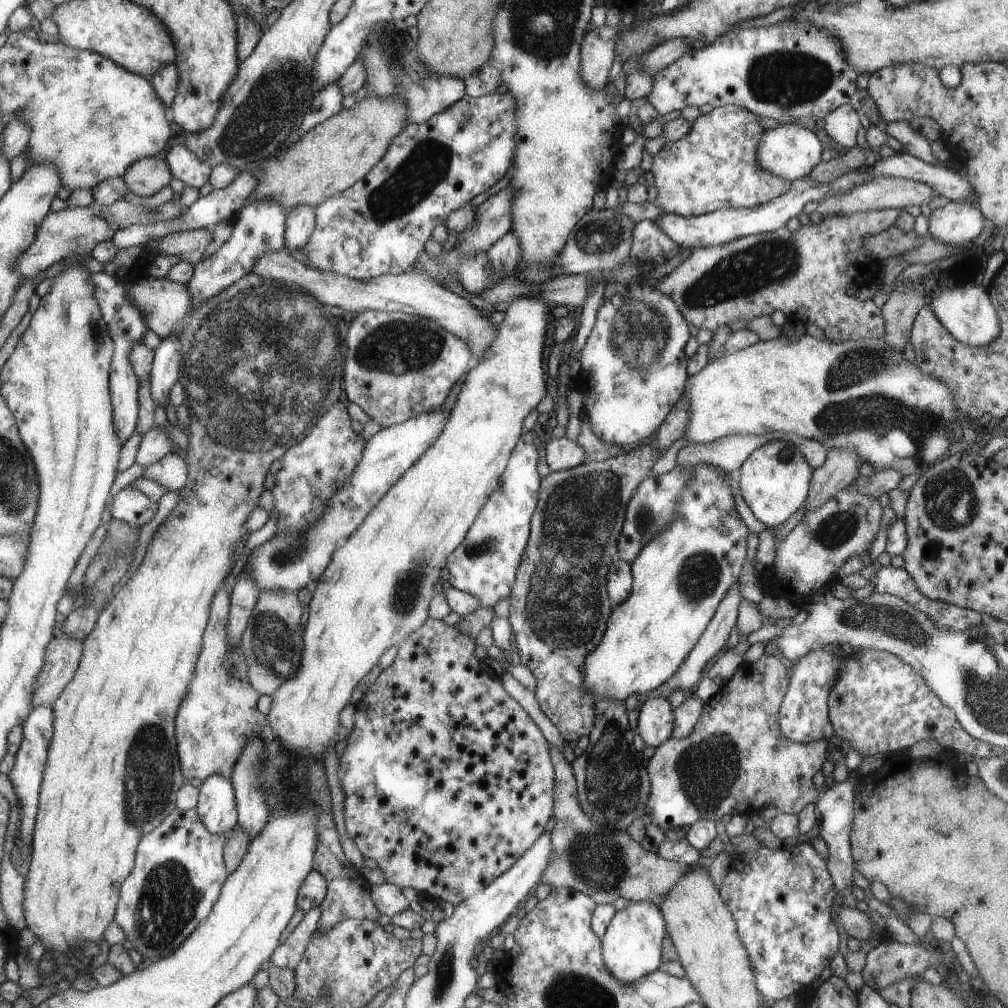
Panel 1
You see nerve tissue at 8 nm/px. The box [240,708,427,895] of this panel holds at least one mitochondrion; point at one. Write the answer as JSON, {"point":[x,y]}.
{"point":[281,789]}

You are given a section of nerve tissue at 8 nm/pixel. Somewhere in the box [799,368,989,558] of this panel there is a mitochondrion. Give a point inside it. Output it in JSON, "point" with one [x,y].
{"point":[948,495]}

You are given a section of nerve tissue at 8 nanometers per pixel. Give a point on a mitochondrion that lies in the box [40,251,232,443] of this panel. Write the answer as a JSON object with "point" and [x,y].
{"point":[96,336]}

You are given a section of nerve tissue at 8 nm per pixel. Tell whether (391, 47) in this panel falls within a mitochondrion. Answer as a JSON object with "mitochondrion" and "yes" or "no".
{"mitochondrion":"yes"}

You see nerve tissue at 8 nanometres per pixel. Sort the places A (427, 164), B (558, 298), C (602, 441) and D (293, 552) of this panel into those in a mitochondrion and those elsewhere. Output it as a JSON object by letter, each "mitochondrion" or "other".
{"A":"mitochondrion","B":"other","C":"other","D":"mitochondrion"}

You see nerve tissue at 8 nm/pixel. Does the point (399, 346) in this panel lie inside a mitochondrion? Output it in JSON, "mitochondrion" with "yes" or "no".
{"mitochondrion":"yes"}

